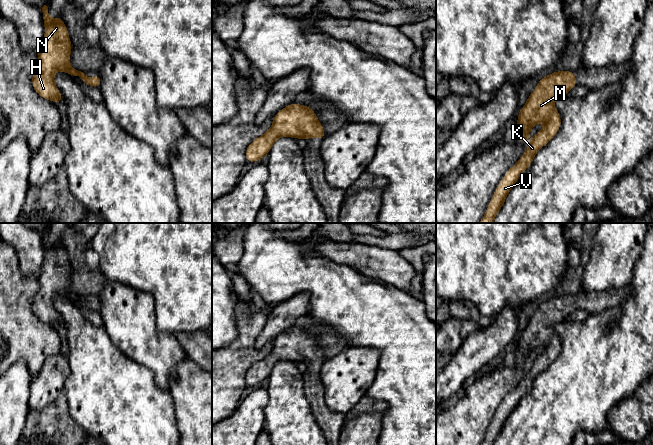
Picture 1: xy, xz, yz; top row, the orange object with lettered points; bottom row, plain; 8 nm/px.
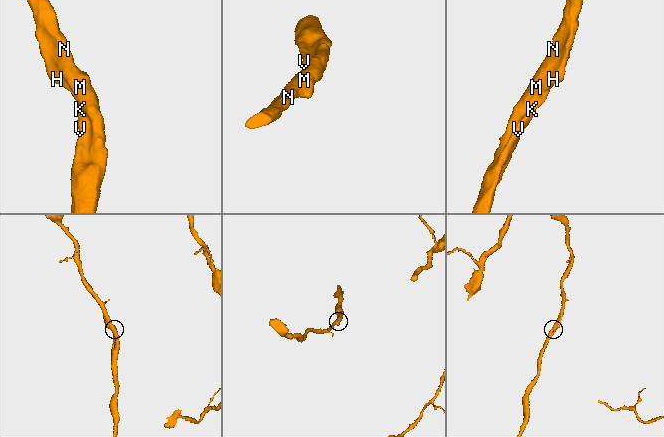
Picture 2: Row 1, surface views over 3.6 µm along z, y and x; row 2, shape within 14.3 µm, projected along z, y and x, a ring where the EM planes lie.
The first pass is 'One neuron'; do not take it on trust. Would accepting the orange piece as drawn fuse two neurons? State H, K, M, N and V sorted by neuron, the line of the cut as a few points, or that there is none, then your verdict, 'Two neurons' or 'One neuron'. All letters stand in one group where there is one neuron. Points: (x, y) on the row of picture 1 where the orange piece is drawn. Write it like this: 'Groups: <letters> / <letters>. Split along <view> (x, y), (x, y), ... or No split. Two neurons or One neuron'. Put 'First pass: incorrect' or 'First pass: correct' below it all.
Groups: H K M N V. No split. One neuron
First pass: correct

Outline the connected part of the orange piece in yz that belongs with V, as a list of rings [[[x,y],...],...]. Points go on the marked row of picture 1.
[[[556,71],[539,80],[526,104],[518,112],[515,141],[524,142],[532,127],[539,122],[543,122],[544,127],[531,138],[521,158],[506,172],[479,223],[494,223],[495,216],[521,174],[532,164],[536,153],[556,135],[561,126],[561,117],[553,102],[566,96],[576,85],[577,80],[572,71]]]

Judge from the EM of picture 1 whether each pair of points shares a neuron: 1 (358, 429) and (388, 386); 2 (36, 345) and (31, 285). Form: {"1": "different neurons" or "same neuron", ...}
{"1": "different neurons", "2": "same neuron"}

